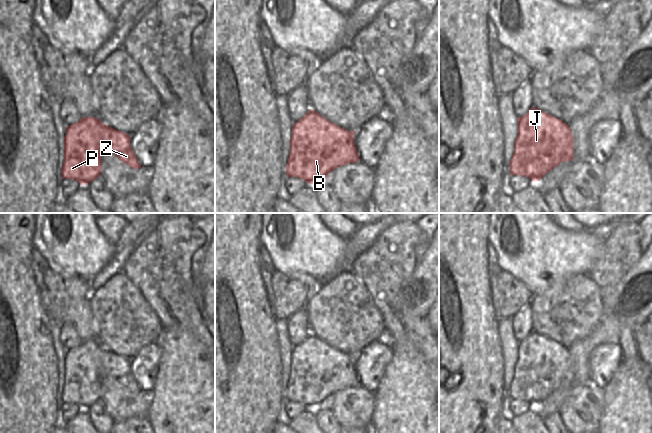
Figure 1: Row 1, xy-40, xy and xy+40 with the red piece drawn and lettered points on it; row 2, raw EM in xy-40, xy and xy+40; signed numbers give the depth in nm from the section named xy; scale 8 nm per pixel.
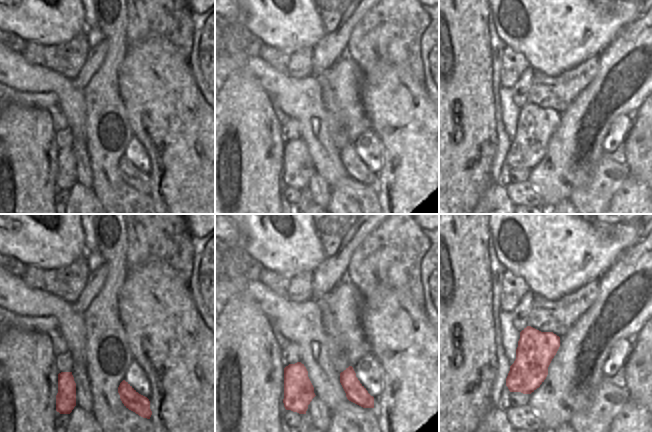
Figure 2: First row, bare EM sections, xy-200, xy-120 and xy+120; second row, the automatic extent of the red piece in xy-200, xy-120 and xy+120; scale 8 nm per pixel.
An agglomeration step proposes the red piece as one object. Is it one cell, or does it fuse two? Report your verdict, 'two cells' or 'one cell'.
one cell

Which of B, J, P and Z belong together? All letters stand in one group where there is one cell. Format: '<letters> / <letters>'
B J P Z

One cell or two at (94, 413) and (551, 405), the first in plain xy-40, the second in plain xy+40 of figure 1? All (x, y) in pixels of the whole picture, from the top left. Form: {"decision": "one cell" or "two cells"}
{"decision": "two cells"}

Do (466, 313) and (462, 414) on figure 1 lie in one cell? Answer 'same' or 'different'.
same

